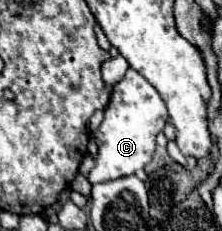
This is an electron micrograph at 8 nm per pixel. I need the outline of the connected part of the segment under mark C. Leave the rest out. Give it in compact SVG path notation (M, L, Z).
M128 68L126 76L114 86L110 102L104 108L104 120L94 132L98 142L98 158L92 172L88 174L88 180L106 182L142 172L154 156L156 136L162 132L166 120L168 112L158 92L136 70Z

